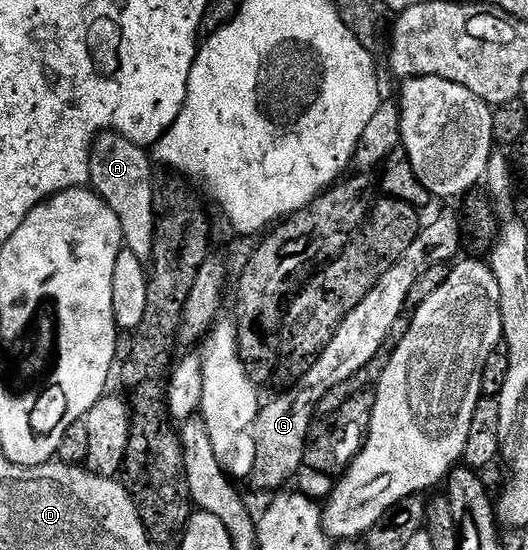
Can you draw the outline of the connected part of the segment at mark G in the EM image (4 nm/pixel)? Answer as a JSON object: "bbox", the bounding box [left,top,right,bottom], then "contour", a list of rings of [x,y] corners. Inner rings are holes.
{"bbox":[248,213,464,491],"contour":[[[442,213],[431,225],[423,224],[416,239],[412,239],[408,251],[404,251],[404,255],[400,255],[400,259],[396,259],[396,263],[384,271],[376,287],[372,287],[372,291],[368,291],[368,295],[364,295],[364,299],[360,299],[360,303],[348,311],[344,323],[336,327],[336,335],[332,335],[328,347],[324,347],[322,354],[311,361],[306,374],[297,378],[295,385],[298,386],[272,398],[267,405],[265,402],[259,408],[252,430],[256,457],[254,472],[248,478],[249,484],[254,484],[258,489],[274,489],[273,491],[289,486],[286,484],[297,475],[298,468],[303,468],[306,460],[306,443],[310,440],[310,430],[316,421],[317,405],[328,391],[333,388],[342,389],[344,379],[352,379],[356,371],[368,367],[368,363],[376,359],[376,351],[384,347],[388,331],[392,331],[396,319],[407,312],[408,295],[412,287],[416,287],[416,279],[424,275],[429,265],[435,264],[434,252],[442,249],[441,260],[453,262],[462,249],[462,237],[464,238],[464,225],[459,214],[457,217],[454,213]]]}

